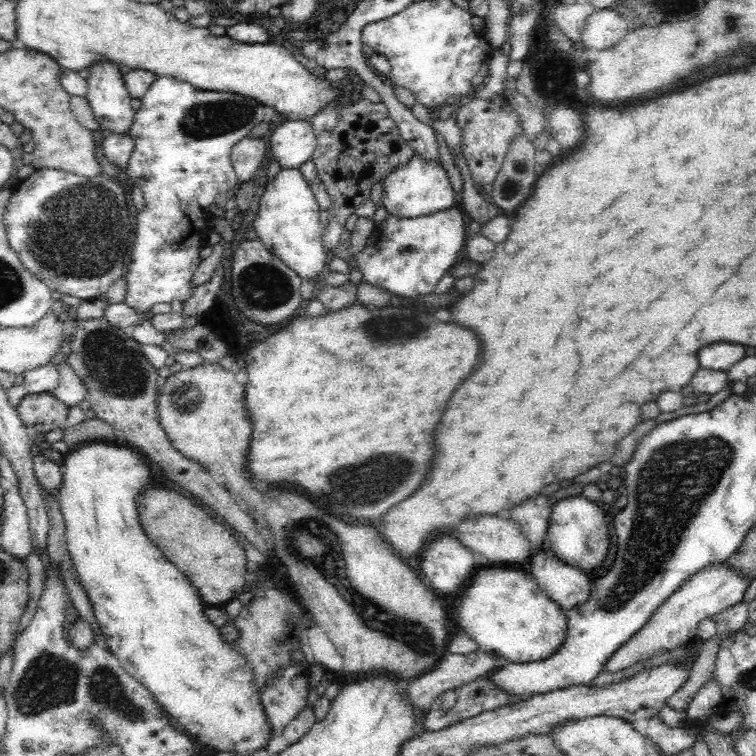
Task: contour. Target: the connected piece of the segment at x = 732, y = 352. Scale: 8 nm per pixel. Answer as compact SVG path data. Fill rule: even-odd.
M716 342L712 346L702 348L698 354L698 362L702 368L726 371L730 370L736 362L740 362L746 356L746 346L743 344L728 344L728 342Z

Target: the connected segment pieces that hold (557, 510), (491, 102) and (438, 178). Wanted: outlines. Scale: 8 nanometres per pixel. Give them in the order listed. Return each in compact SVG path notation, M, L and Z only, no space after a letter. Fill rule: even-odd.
M582 494L557 500L551 506L547 547L560 561L585 571L594 570L604 562L610 546L610 530L606 514L597 501L590 501Z
M502 94L490 99L472 99L462 105L456 114L456 123L462 128L462 155L466 158L474 185L482 191L486 185L494 184L512 139L522 133L520 115Z
M416 154L406 164L390 172L384 178L383 186L381 202L388 211L388 215L398 217L416 218L434 214L434 212L455 207L460 200L459 196L455 195L443 166L438 165L438 161L424 159Z

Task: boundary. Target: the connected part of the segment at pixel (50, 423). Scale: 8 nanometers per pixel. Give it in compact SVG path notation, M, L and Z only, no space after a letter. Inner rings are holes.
M28 394L16 409L27 426L34 426L36 432L52 432L61 428L68 418L69 406L53 394Z

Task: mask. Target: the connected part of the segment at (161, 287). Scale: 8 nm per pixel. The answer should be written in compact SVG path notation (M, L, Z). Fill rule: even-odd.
M157 76L150 88L141 98L140 108L135 111L135 117L129 133L134 139L134 152L130 154L127 168L122 173L132 180L134 187L142 189L146 207L137 216L136 239L134 252L129 255L128 266L124 278L127 281L125 304L134 308L139 314L146 316L157 303L172 303L179 300L184 304L191 297L193 289L190 280L201 257L198 248L203 246L198 241L184 238L194 234L196 230L208 230L208 222L194 222L211 218L211 205L216 204L216 194L226 194L240 185L236 172L232 167L231 150L234 144L248 134L256 124L262 121L274 120L277 110L272 106L264 106L253 98L234 94L232 92L209 91L196 88L189 82L176 80L172 77ZM172 248L190 250L190 254L164 254Z

